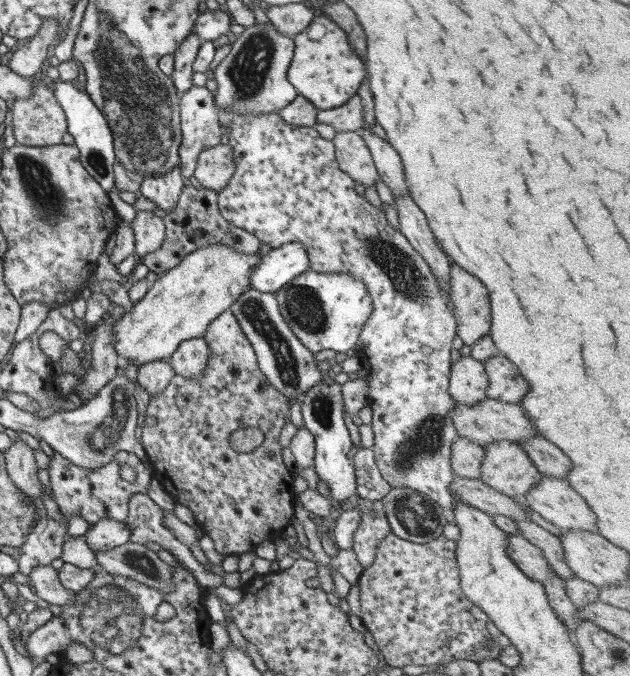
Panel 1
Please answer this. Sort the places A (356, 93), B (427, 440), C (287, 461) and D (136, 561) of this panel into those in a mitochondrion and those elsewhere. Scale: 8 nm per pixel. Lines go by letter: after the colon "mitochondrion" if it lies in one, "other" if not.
A: other
B: mitochondrion
C: other
D: mitochondrion

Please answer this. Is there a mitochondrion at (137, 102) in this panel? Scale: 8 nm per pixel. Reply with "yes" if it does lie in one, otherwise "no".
yes

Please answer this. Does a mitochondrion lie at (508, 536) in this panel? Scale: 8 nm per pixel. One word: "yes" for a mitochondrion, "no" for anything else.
no

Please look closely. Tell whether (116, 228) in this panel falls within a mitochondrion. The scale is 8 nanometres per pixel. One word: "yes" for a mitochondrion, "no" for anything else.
no

